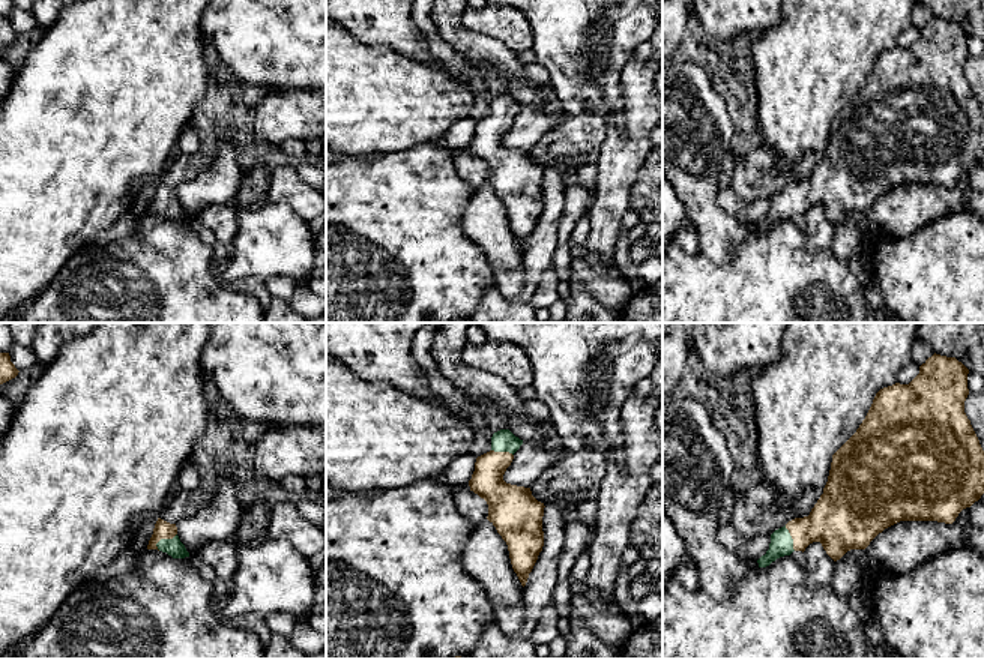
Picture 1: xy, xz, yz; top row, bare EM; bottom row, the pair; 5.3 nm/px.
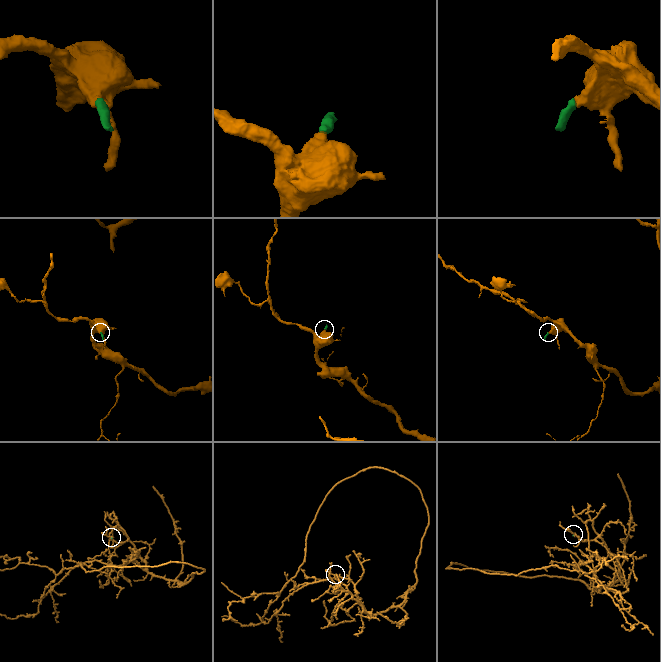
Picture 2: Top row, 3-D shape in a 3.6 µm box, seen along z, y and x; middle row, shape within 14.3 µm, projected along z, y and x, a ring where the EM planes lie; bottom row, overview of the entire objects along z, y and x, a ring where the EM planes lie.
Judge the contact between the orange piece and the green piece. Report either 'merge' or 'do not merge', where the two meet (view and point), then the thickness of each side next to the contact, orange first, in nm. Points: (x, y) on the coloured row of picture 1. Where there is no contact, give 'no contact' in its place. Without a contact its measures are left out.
merge | xy (164, 538) | 100/100 nm

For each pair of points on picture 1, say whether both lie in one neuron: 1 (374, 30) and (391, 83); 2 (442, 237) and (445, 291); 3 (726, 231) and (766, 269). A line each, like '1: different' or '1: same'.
1: different
2: same
3: different

